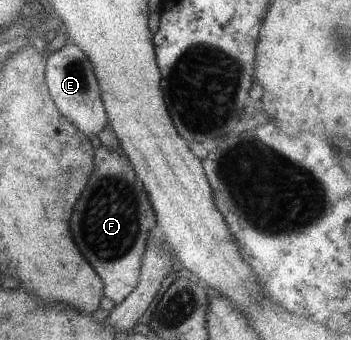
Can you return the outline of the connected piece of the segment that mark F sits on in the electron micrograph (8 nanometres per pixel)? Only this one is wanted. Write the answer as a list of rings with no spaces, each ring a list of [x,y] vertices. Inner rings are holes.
[[[117,142],[116,149],[99,145],[94,149],[92,171],[81,189],[69,217],[70,233],[82,257],[102,280],[103,296],[118,305],[138,283],[142,256],[146,249],[148,232],[156,224],[156,216],[143,183],[135,176],[131,163]]]

